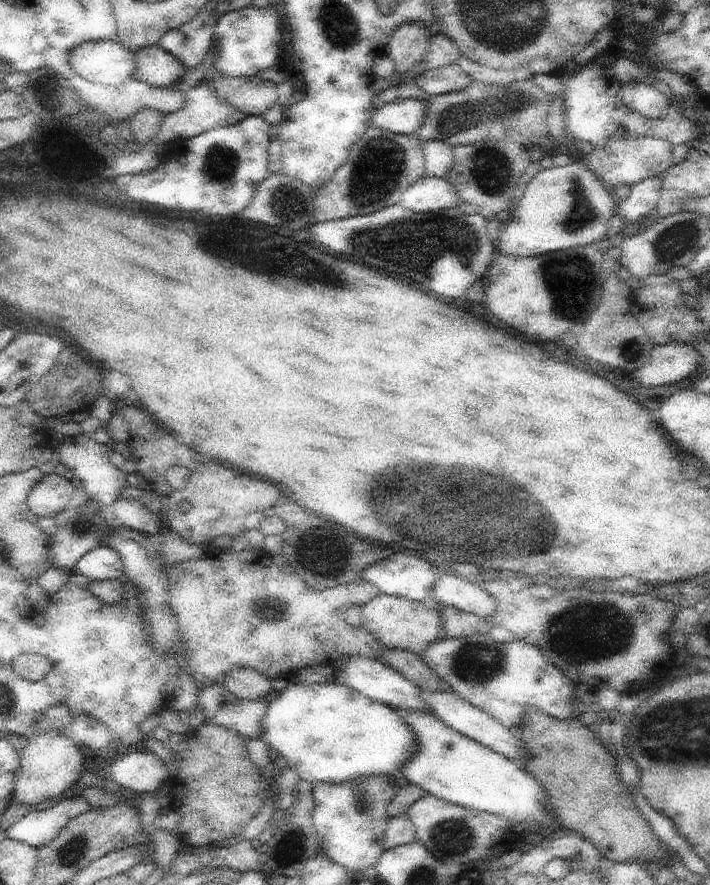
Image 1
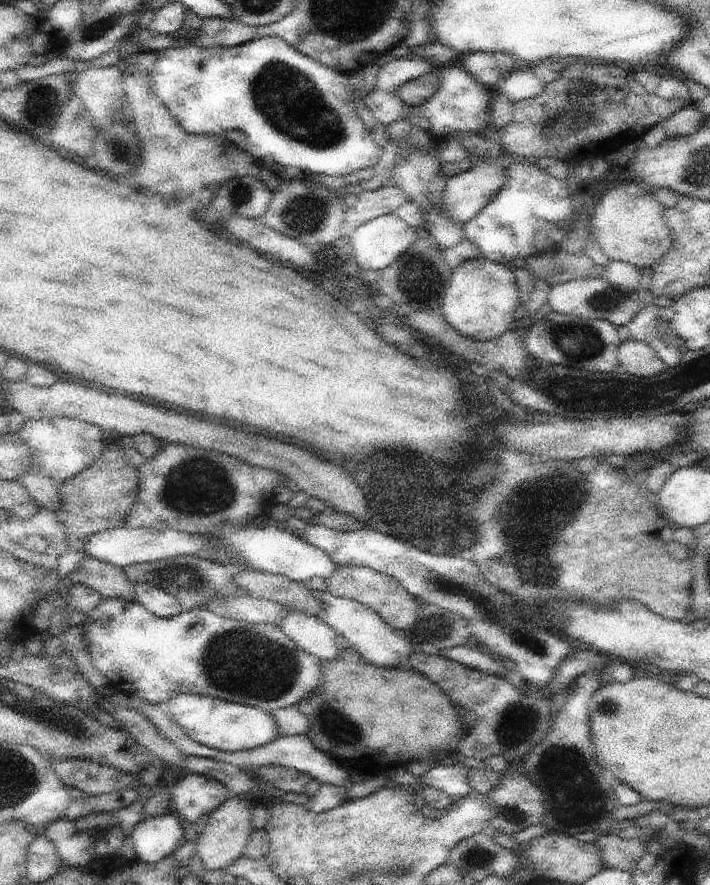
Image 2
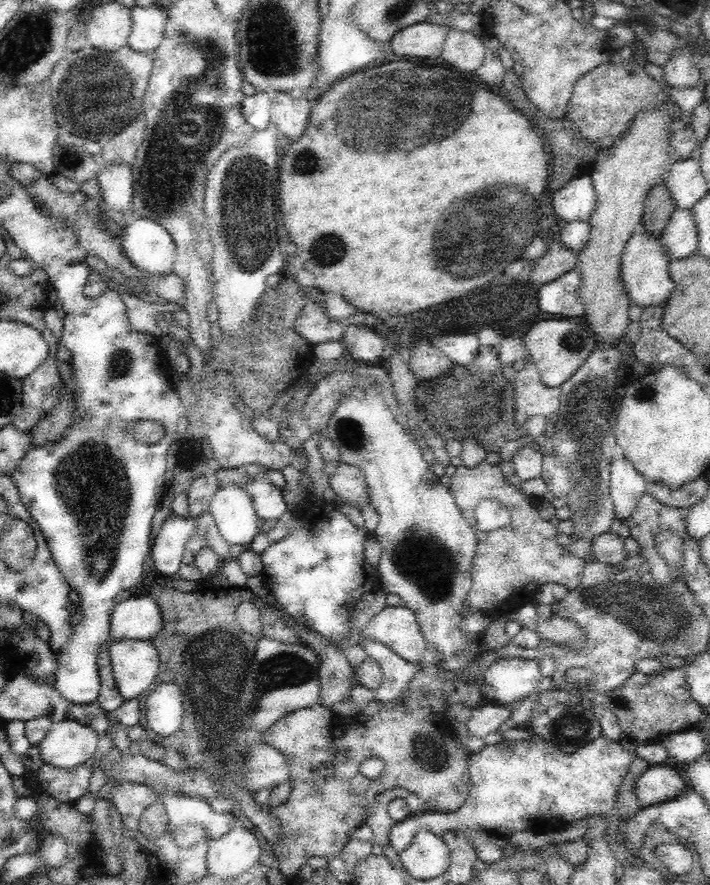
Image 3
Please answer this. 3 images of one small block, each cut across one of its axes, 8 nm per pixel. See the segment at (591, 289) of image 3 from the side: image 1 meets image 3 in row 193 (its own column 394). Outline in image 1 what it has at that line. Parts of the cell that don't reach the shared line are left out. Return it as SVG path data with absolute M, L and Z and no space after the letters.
M380 593L361 607L362 627L377 638L385 648L409 650L418 656L424 654L428 646L447 637L441 613L427 608L424 602Z

